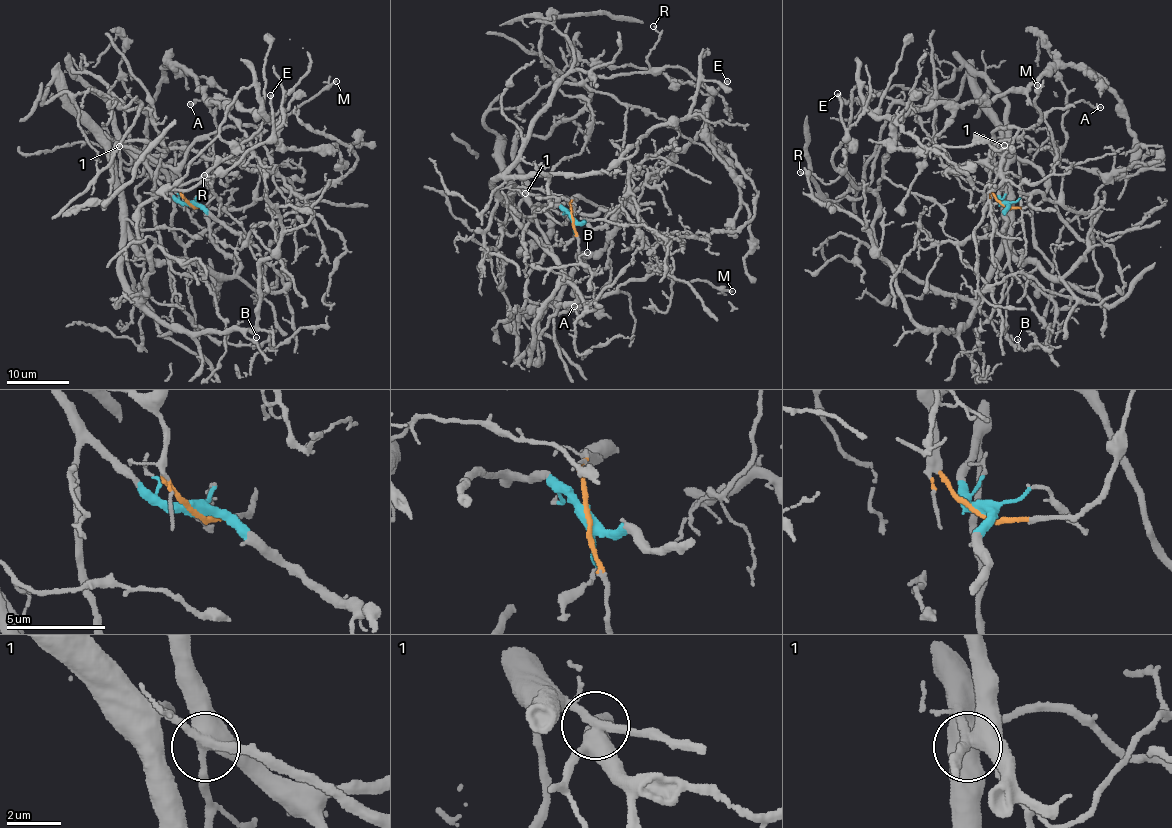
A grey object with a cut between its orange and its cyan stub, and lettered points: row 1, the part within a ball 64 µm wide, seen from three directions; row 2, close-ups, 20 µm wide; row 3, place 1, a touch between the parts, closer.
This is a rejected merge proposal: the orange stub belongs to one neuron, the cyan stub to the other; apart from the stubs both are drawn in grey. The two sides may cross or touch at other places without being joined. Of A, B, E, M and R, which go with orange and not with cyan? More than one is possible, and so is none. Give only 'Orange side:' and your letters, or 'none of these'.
Orange side: A, E, M, R

